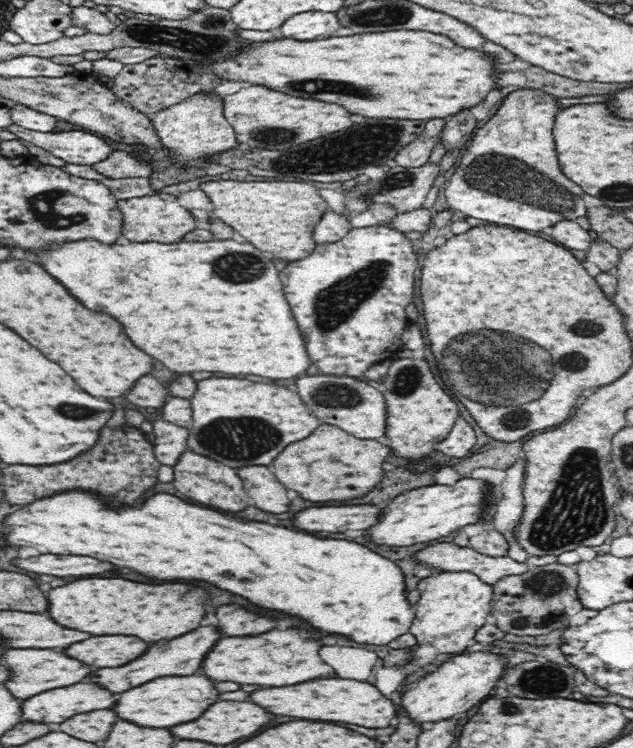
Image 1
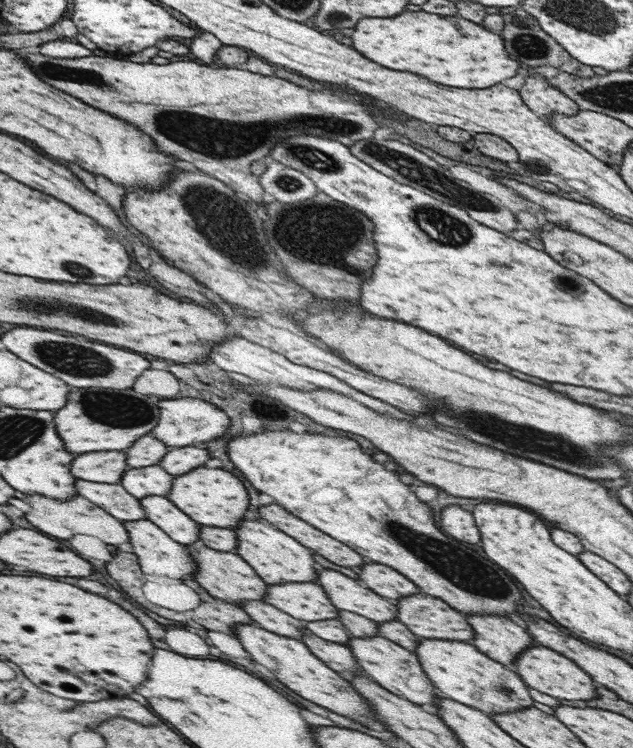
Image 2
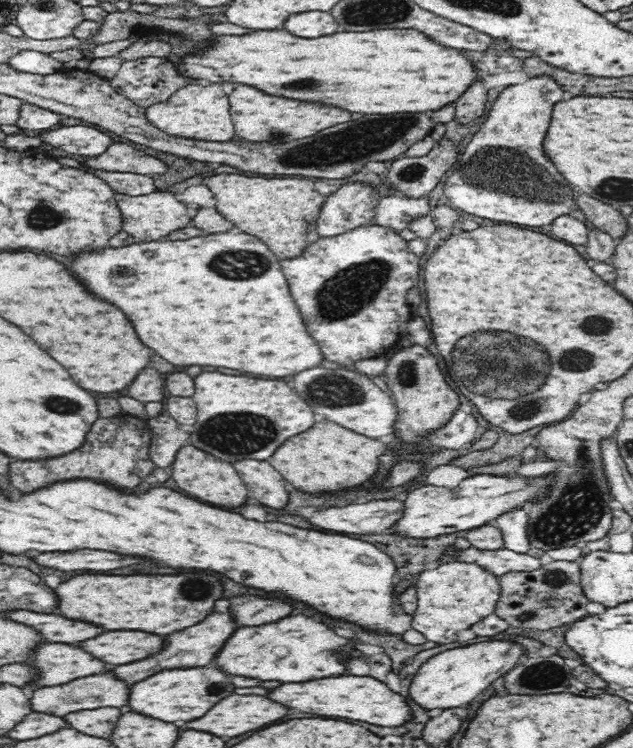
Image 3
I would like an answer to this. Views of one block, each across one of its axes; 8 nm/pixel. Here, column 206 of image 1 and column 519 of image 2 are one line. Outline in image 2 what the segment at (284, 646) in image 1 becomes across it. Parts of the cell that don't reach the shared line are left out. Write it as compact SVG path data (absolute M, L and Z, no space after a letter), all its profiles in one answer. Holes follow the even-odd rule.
M532 646L526 648L526 652L520 652L516 658L516 674L530 686L536 688L538 692L544 692L548 696L560 698L560 700L592 700L596 694L594 682L592 678L582 672L582 668L578 668L572 660L564 658L558 652L552 652L550 648L542 648L542 646Z

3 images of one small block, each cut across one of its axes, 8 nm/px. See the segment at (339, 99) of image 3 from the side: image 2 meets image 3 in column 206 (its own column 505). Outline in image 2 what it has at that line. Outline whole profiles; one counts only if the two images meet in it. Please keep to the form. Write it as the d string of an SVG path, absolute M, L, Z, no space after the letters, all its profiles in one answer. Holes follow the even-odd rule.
M404 12L394 18L362 18L352 34L352 46L366 58L392 70L414 72L438 84L456 88L490 88L516 76L519 63L504 50L498 34L456 16Z

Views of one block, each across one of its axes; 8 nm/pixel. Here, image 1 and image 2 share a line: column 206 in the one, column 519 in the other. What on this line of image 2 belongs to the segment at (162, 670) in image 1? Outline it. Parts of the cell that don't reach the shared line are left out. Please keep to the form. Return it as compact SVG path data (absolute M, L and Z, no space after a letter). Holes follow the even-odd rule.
M470 614L468 622L474 630L472 644L502 664L512 664L518 652L534 646L528 632L504 616Z

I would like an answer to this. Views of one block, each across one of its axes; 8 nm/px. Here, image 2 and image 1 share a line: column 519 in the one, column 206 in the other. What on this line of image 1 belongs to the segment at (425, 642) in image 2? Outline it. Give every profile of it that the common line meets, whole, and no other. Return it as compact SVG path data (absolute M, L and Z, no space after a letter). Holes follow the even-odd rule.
M162 676L158 680L150 680L138 688L132 687L128 692L119 694L120 700L116 701L113 708L118 719L130 720L140 726L150 728L170 728L196 720L206 712L210 704L214 704L220 692L214 688L214 682L202 676Z

